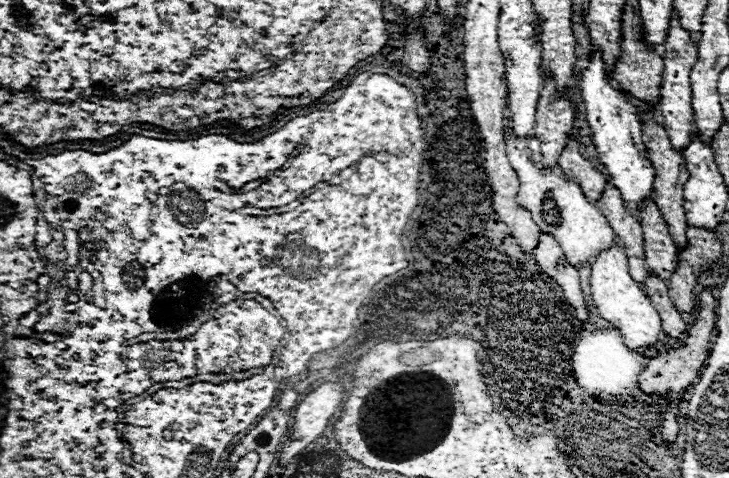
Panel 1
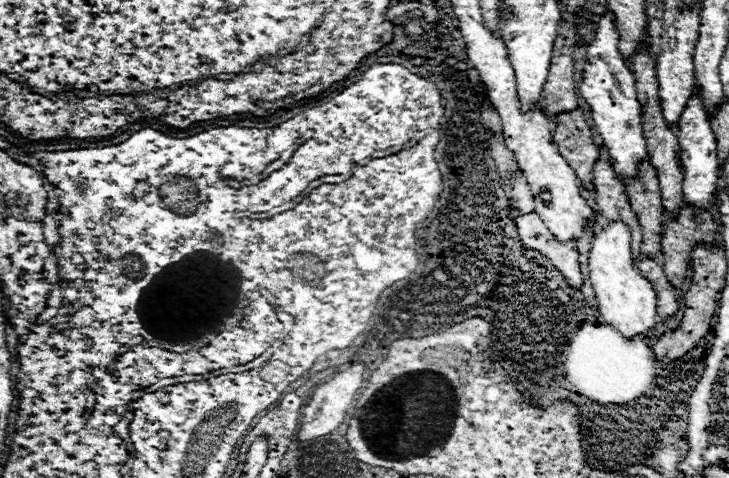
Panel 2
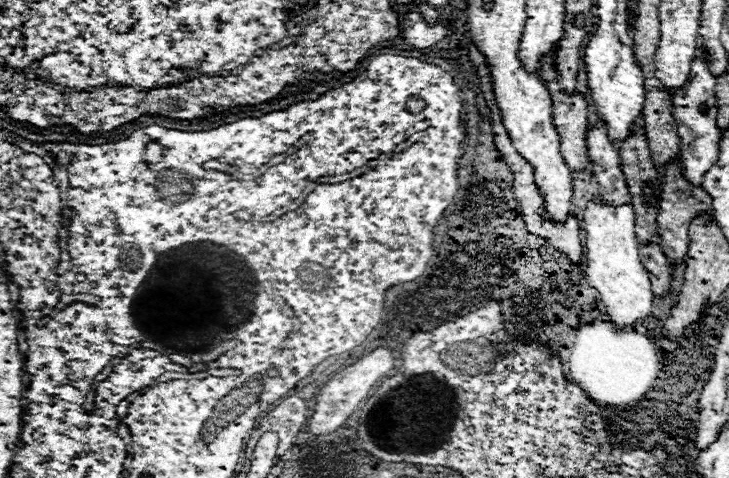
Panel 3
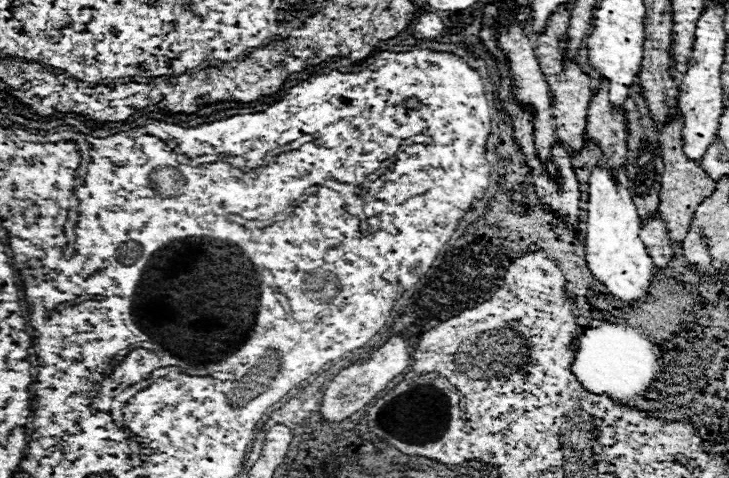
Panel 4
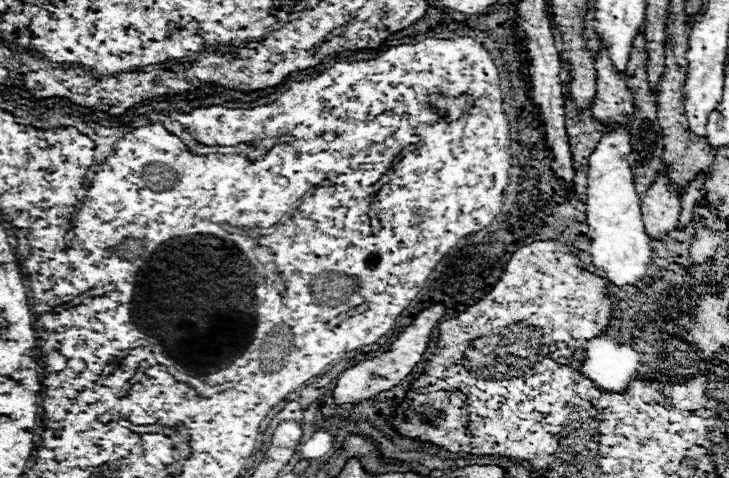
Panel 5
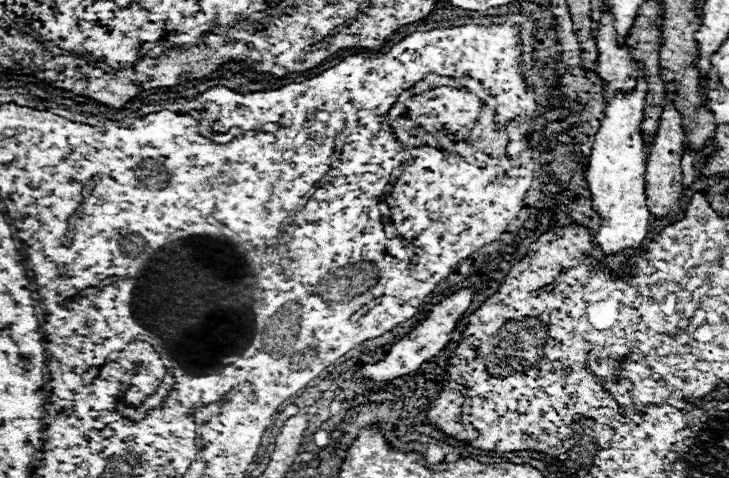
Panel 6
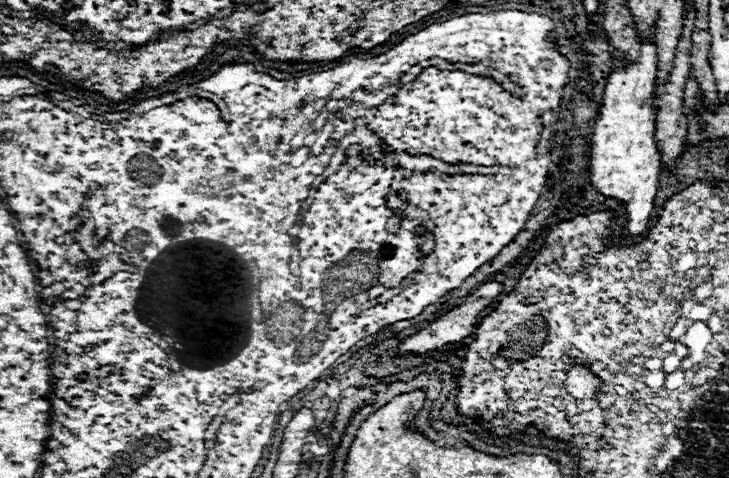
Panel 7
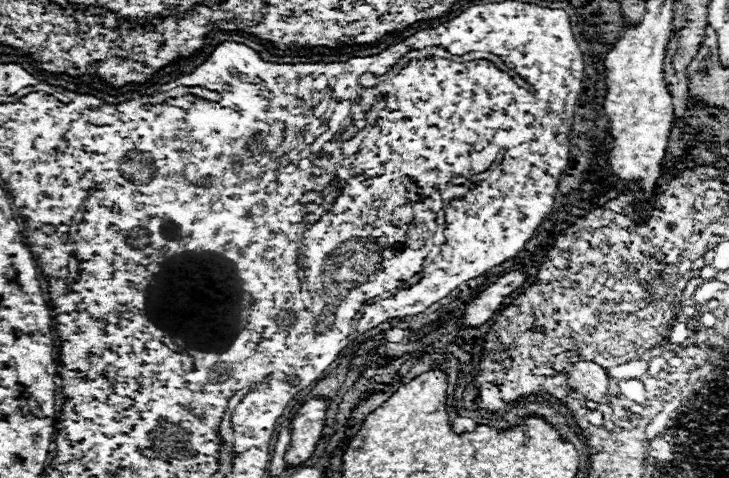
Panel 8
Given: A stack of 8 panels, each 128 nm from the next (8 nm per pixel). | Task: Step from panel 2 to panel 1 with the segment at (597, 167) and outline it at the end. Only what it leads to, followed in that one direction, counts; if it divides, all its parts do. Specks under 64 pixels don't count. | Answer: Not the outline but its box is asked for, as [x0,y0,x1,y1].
[596,178,648,284]

